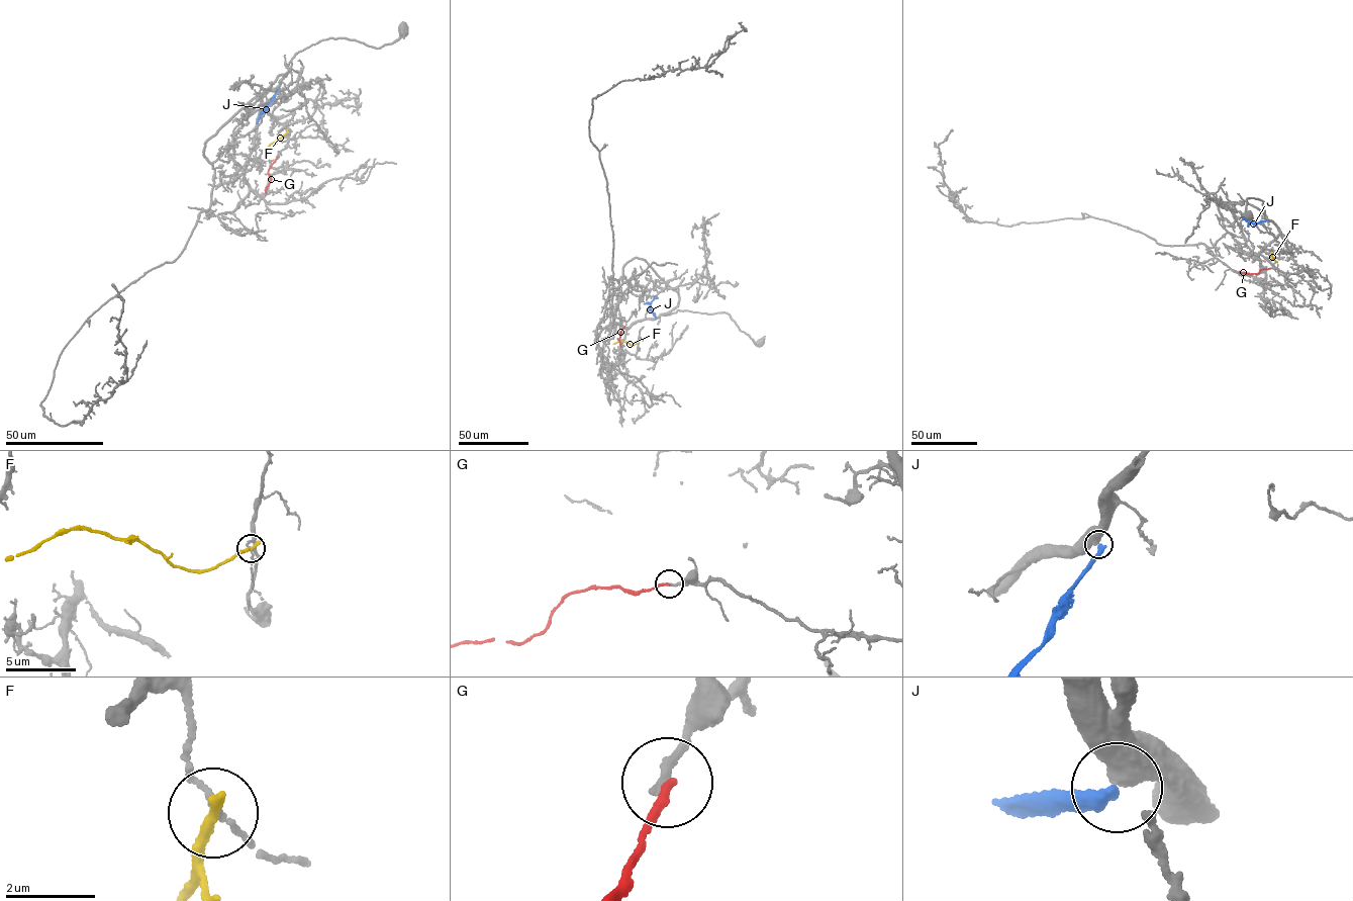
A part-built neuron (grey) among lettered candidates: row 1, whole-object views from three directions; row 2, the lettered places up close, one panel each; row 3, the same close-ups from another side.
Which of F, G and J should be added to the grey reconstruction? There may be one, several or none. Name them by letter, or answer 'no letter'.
no letter

